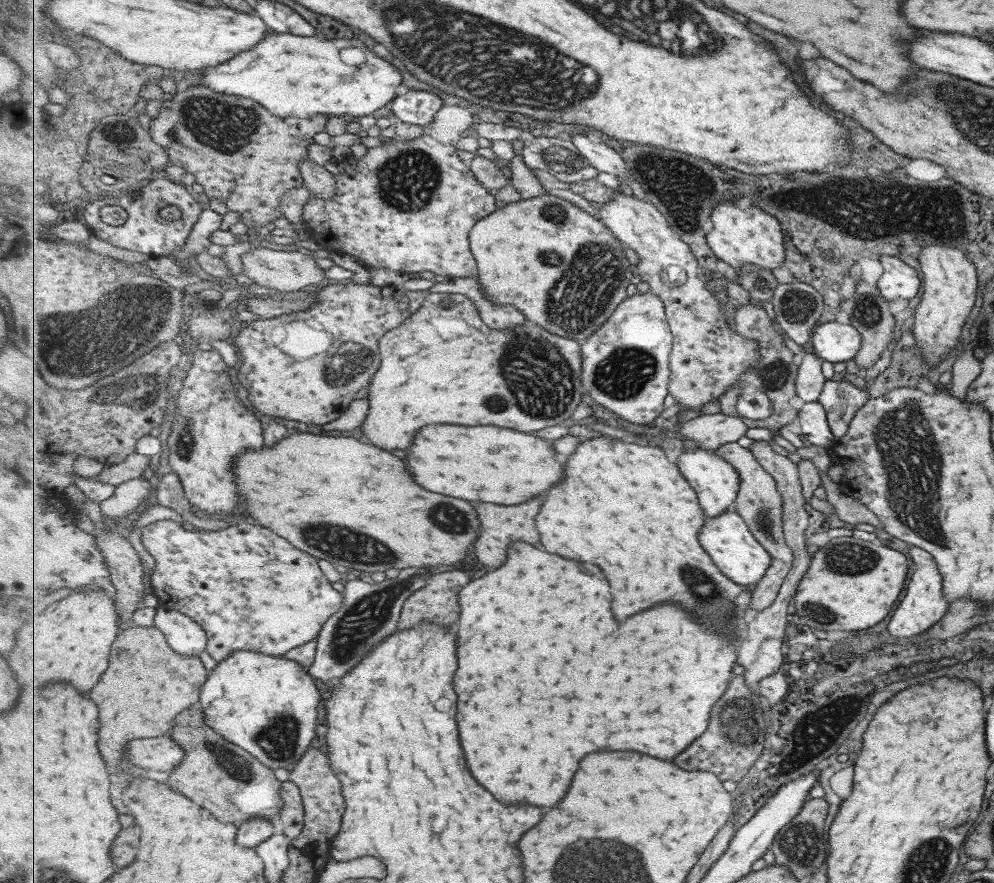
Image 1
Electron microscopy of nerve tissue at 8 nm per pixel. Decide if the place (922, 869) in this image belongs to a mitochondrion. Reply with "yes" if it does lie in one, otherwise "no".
yes

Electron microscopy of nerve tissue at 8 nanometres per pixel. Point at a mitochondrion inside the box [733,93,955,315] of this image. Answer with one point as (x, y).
(852, 203)

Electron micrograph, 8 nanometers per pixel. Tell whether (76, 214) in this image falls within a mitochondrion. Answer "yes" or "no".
no

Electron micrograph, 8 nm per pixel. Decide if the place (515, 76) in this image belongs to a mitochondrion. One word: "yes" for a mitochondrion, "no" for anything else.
yes

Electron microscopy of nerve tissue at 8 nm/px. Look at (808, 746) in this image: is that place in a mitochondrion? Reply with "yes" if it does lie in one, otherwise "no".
yes

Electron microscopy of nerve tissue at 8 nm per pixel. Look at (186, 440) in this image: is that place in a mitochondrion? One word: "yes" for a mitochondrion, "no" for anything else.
yes

